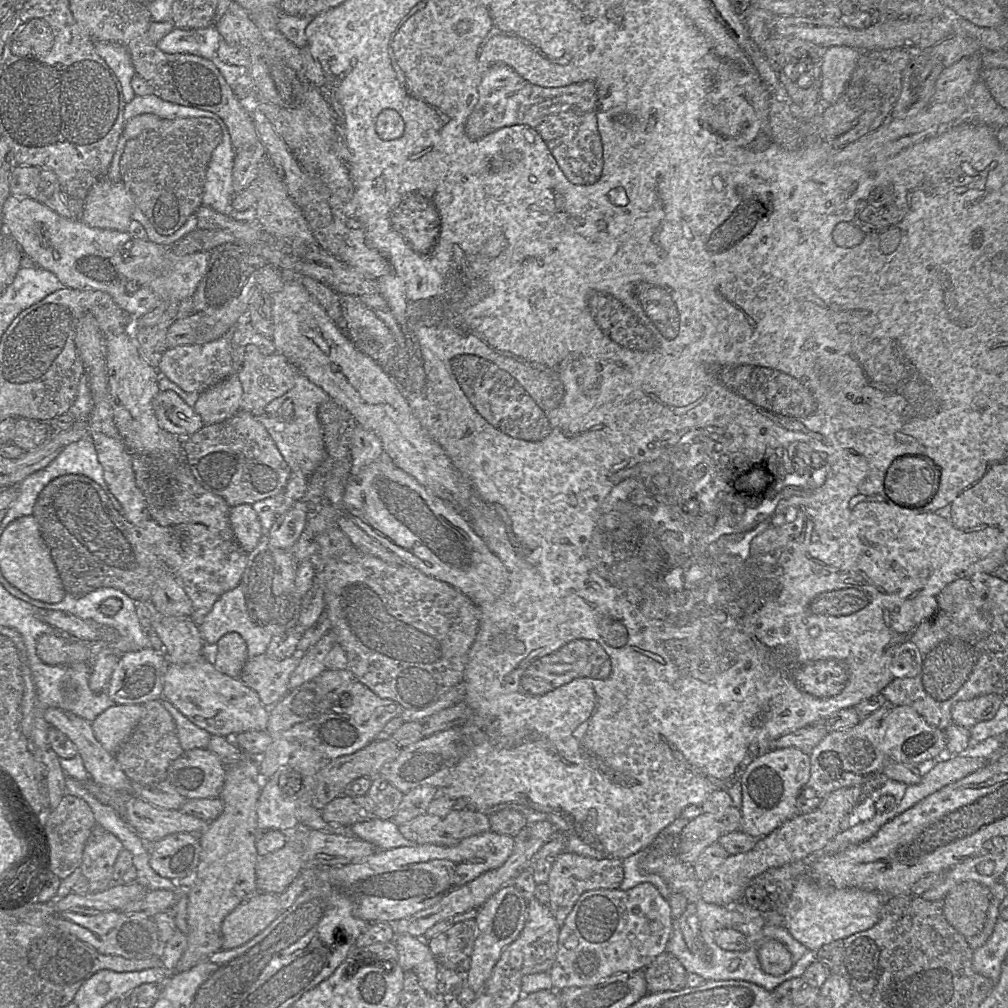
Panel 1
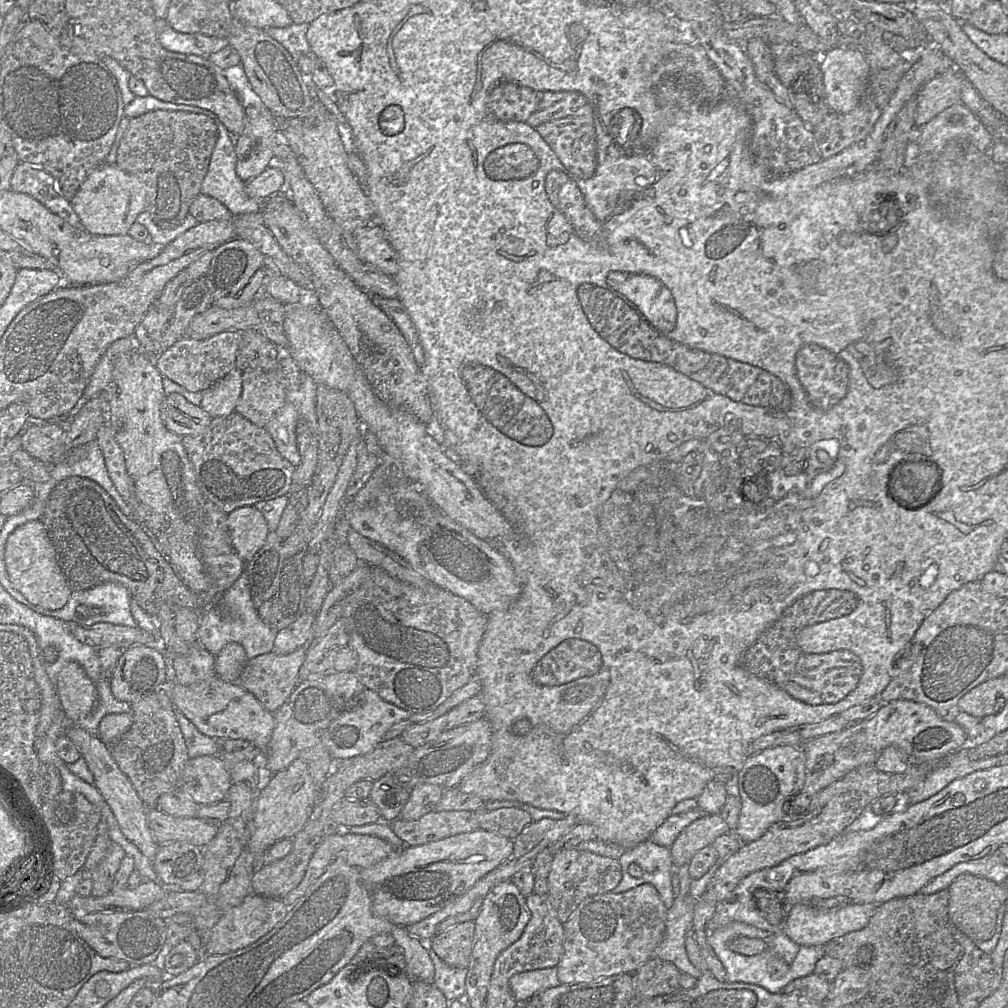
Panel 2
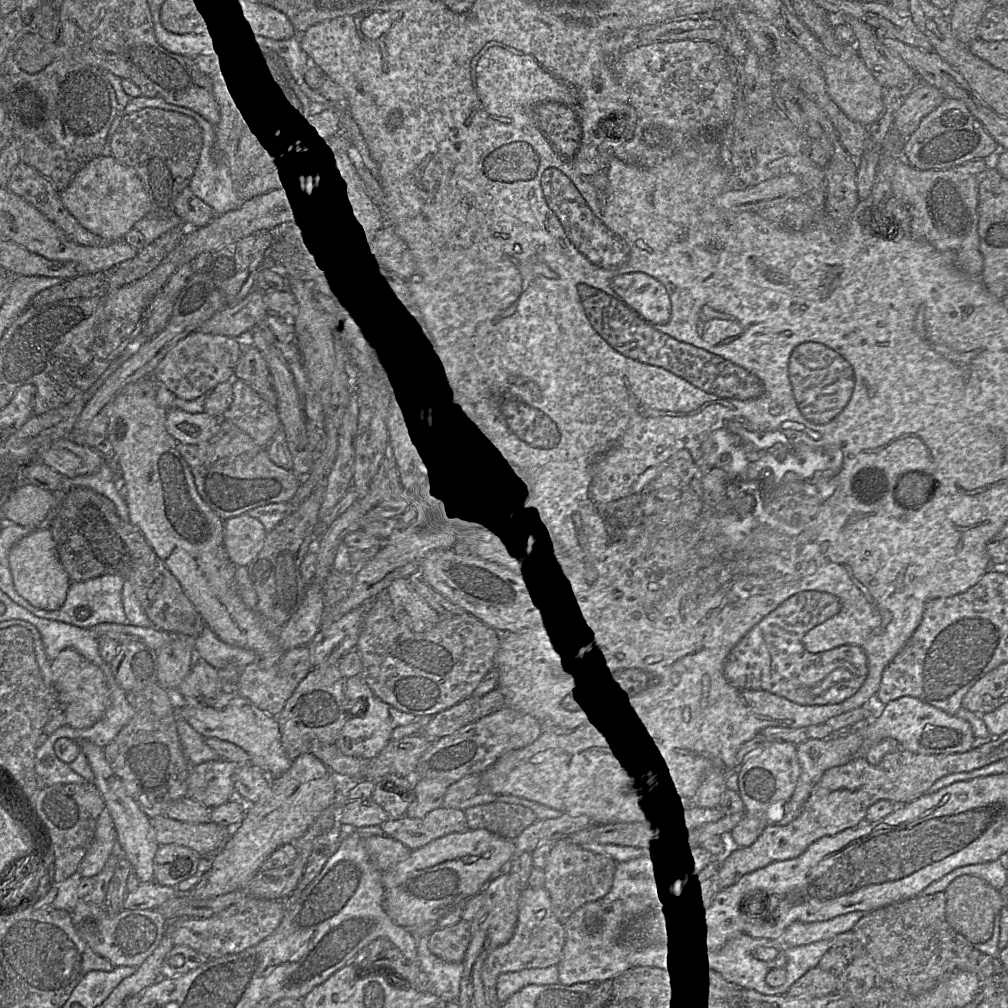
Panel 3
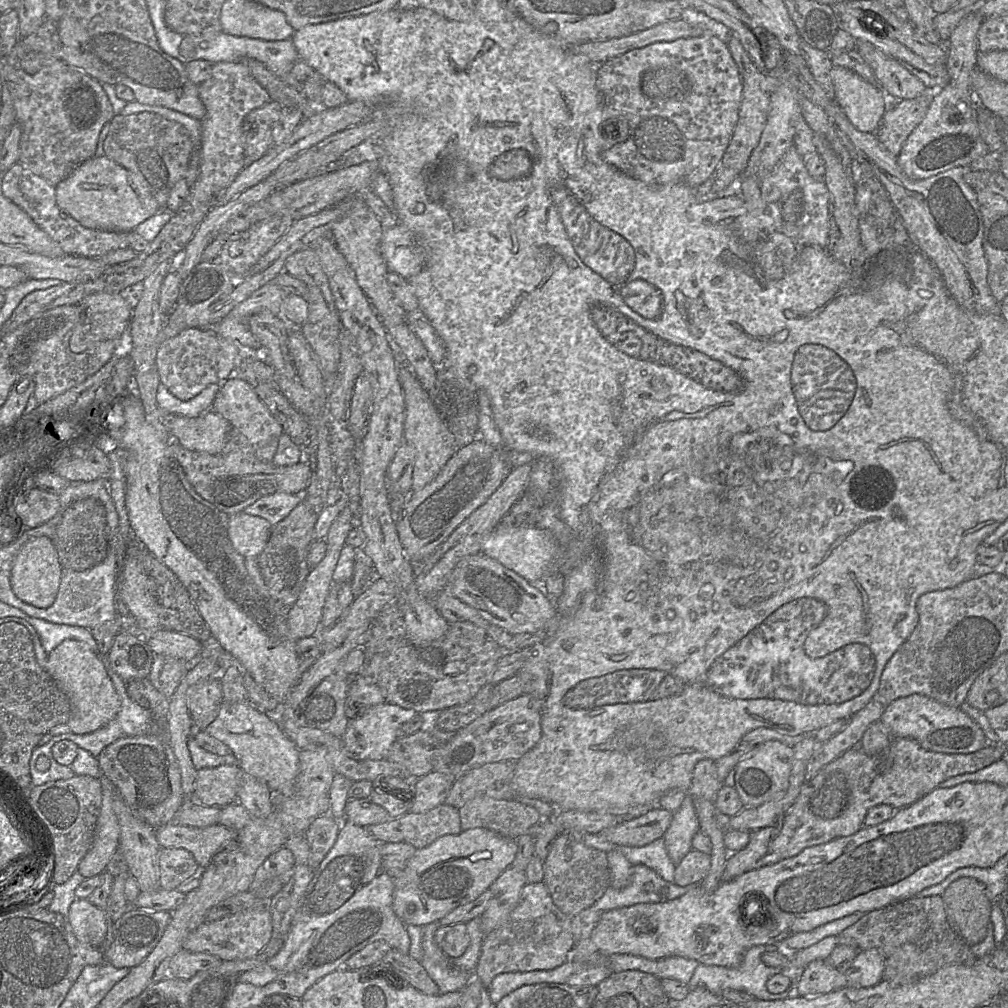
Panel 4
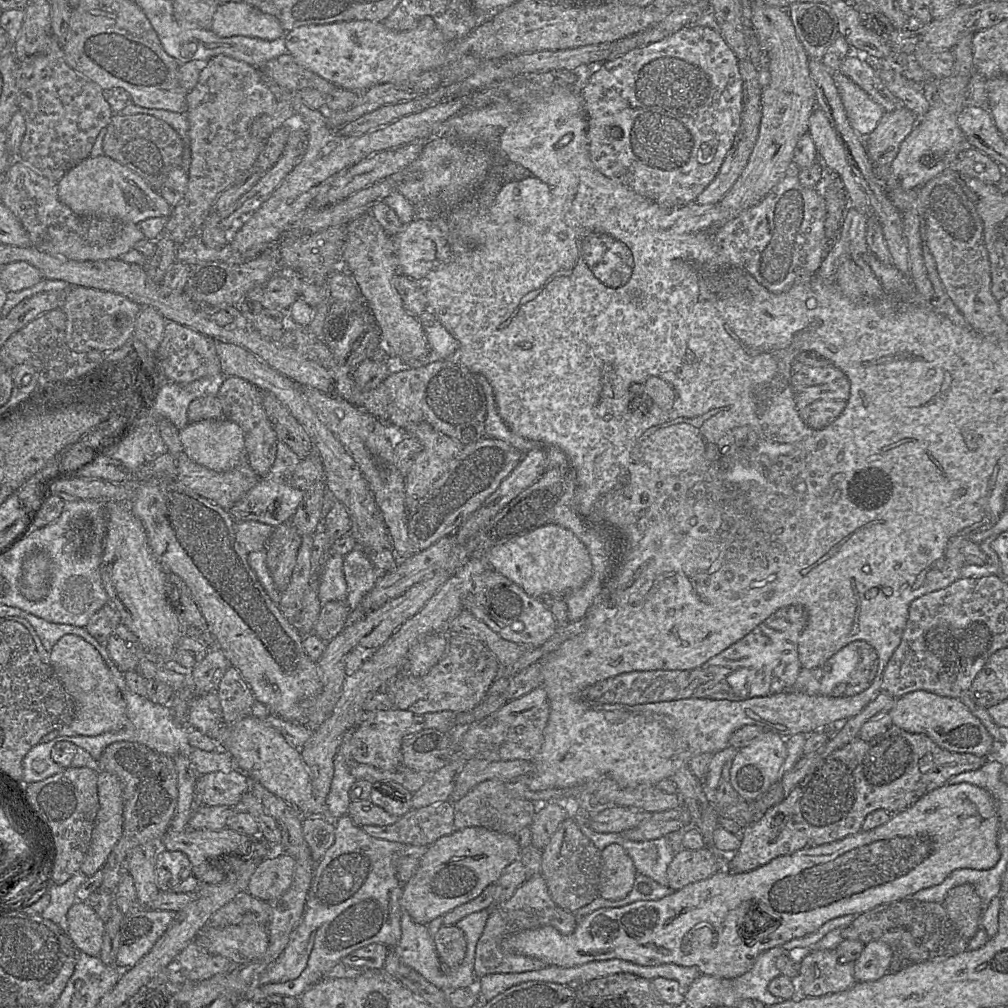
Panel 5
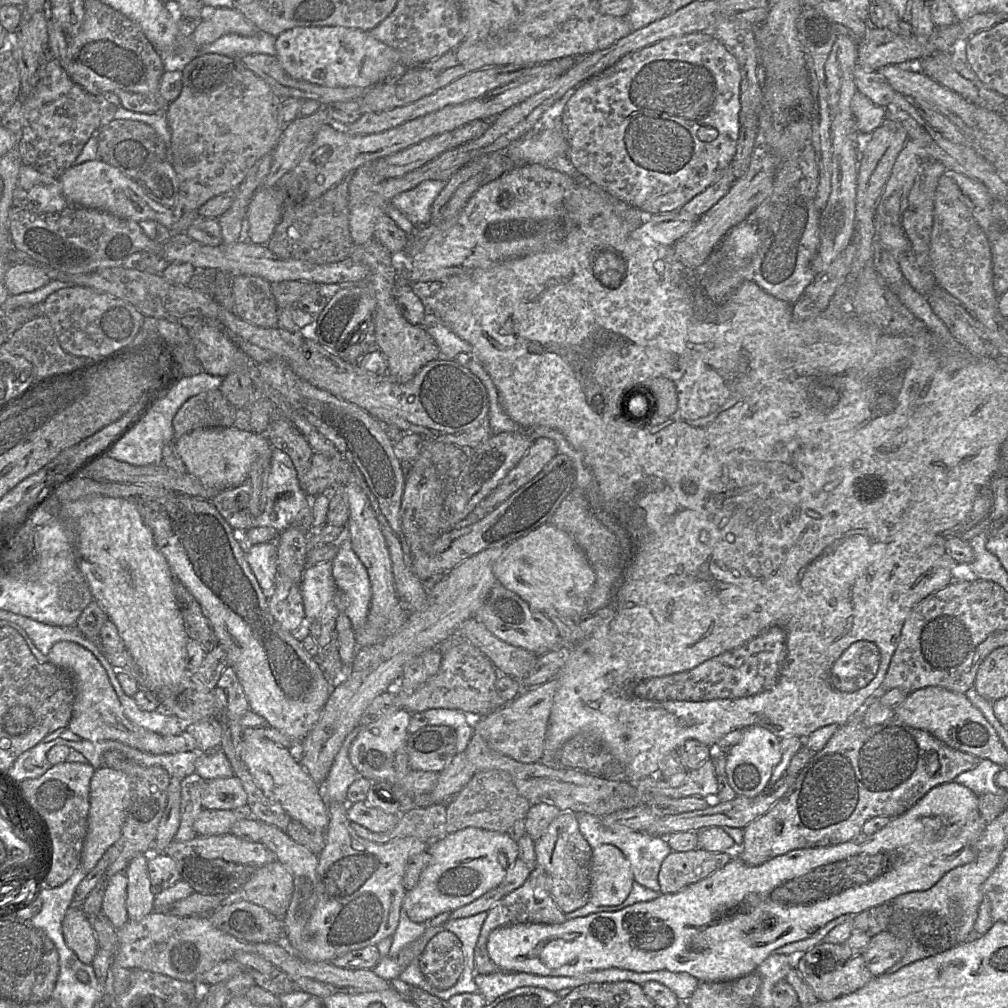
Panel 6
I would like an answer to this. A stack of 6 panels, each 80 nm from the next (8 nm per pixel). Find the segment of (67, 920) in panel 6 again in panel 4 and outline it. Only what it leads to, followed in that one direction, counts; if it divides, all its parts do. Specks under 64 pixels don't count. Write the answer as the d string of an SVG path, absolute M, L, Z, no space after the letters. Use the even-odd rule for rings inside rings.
M76 898L69 908L68 921L80 942L102 950L108 932L108 917L104 910L93 905L88 898Z

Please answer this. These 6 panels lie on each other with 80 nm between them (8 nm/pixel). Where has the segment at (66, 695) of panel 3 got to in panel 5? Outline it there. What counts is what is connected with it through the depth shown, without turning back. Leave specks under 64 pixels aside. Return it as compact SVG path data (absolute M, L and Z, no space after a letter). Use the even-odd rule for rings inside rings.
M65 635L53 646L49 657L50 665L74 702L74 718L69 725L74 733L97 736L127 726L129 719L122 695L104 661L89 643L78 636Z

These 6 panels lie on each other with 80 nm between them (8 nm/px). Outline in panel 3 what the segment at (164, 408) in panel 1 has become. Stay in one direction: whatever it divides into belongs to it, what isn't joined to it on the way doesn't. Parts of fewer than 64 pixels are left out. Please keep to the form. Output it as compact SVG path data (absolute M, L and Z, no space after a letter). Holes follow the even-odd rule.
M179 408L167 410L165 426L171 436L180 443L202 444L219 430L221 419L205 411L188 413Z

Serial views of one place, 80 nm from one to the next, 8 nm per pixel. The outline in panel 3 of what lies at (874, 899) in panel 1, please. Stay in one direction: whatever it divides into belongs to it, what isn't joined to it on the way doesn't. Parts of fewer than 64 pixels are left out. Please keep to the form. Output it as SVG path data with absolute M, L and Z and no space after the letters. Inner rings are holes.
M854 911L818 922L794 922L785 931L782 940L789 947L808 945L820 940L831 940L846 932L866 915Z

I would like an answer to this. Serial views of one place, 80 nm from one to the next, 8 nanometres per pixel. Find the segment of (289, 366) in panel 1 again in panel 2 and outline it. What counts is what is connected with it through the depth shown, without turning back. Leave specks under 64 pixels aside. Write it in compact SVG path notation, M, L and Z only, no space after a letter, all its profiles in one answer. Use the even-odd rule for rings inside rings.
M279 367L274 371L242 372L242 392L235 412L265 428L285 402L287 379Z

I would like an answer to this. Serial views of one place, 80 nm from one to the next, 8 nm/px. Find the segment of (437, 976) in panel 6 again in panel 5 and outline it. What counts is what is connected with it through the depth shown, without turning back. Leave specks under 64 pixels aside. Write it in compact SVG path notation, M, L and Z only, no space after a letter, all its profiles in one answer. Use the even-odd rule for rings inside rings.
M456 925L442 926L434 935L433 942L443 972L452 972L461 964L466 953L464 932Z

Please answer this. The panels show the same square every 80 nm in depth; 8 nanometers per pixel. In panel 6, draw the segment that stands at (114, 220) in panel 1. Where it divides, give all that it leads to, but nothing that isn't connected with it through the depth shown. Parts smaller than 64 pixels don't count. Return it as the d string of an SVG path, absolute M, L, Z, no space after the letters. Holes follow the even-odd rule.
M100 158L71 166L61 175L59 180L63 195L72 205L100 209L137 223L152 220L167 229L173 224L172 208L152 200L137 180L126 176Z

